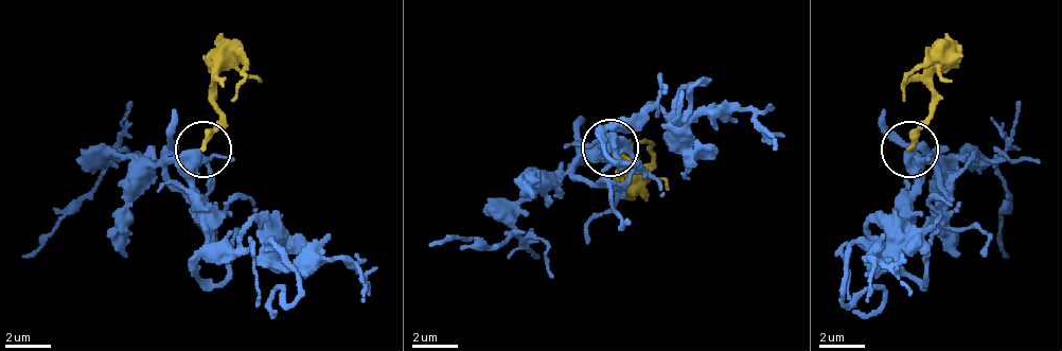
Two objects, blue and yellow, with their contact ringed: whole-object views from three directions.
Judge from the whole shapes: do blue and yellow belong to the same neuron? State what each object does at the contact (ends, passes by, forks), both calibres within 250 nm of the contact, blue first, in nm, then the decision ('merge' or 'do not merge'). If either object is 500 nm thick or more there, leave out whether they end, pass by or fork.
blue passes by; yellow ends; calibres 400 and 240 nm; merge

